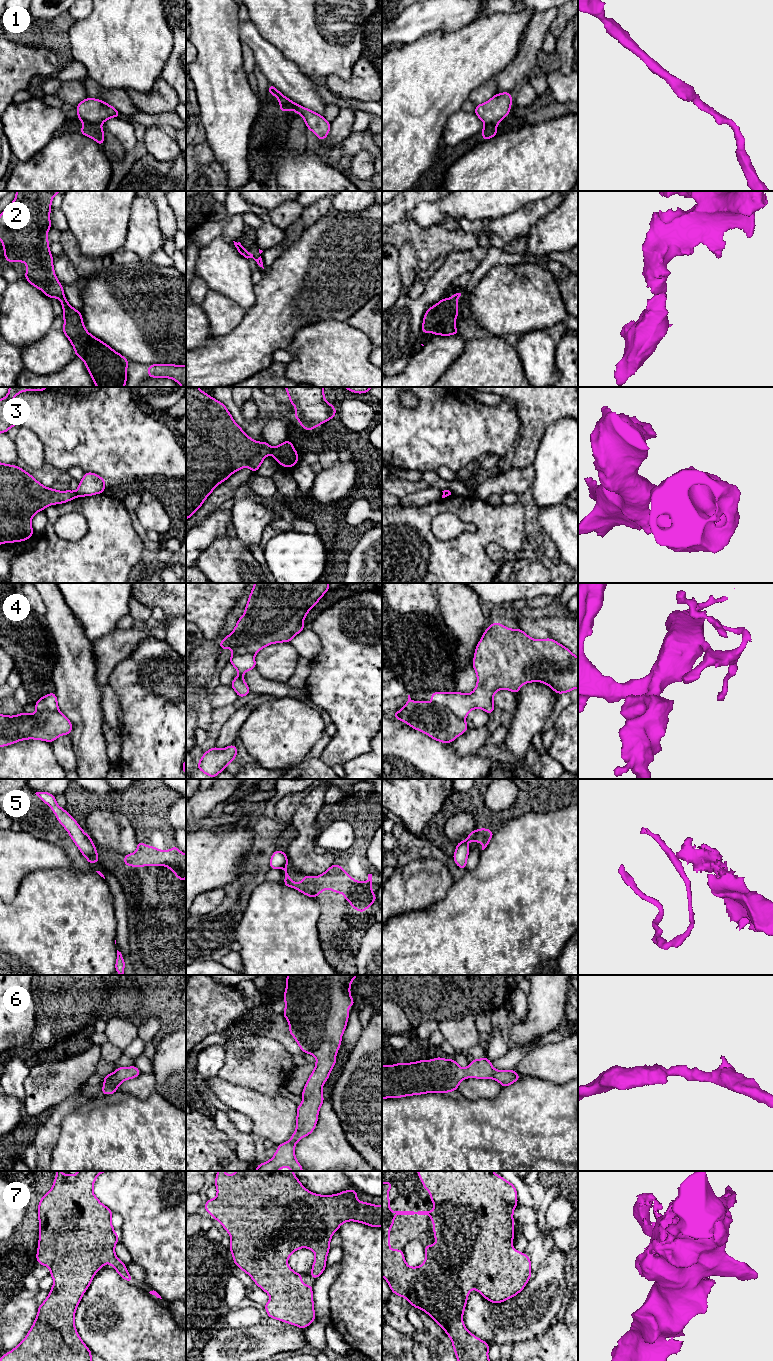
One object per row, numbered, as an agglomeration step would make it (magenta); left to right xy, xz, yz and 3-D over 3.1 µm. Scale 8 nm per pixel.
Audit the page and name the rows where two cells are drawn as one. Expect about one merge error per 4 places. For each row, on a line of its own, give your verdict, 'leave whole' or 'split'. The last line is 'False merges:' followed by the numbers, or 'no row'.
1: split
2: leave whole
3: split
4: split
5: split
6: leave whole
7: leave whole
False merges: 1, 3, 4, 5

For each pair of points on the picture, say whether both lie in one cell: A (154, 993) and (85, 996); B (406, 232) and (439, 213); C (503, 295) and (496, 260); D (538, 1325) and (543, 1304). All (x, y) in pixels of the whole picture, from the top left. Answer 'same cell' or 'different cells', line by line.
A: same cell
B: different cells
C: different cells
D: same cell

